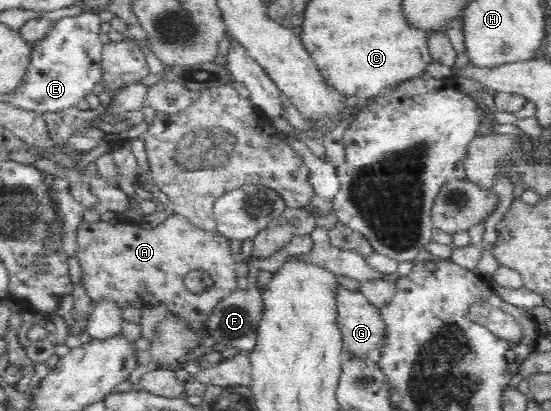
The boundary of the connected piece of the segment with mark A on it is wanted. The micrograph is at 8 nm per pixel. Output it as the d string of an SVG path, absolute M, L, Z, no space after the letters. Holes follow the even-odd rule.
M173 214L165 219L165 222L161 224L161 226L154 226L154 228L149 228L149 230L145 229L142 225L142 222L135 223L117 223L111 224L111 222L103 222L103 220L99 220L99 222L80 222L79 228L77 228L77 233L75 234L75 240L77 241L77 249L75 256L77 260L79 260L79 264L81 266L81 282L83 289L85 289L85 294L89 295L89 299L91 299L91 304L96 305L97 303L107 301L109 303L115 304L115 307L119 309L119 311L127 310L127 308L137 308L137 310L143 310L143 308L151 308L151 306L165 306L169 315L176 316L179 323L183 325L183 328L187 329L187 331L191 331L193 333L205 334L207 332L208 320L209 317L213 314L214 308L221 303L225 297L228 297L233 291L237 291L237 273L236 273L236 257L232 256L232 252L230 250L230 240L221 234L215 235L215 233L209 233L194 224L191 224L189 220L179 216L177 214ZM189 271L205 271L206 273L210 273L212 277L212 282L208 286L207 292L195 293L191 292L186 287L185 277Z

